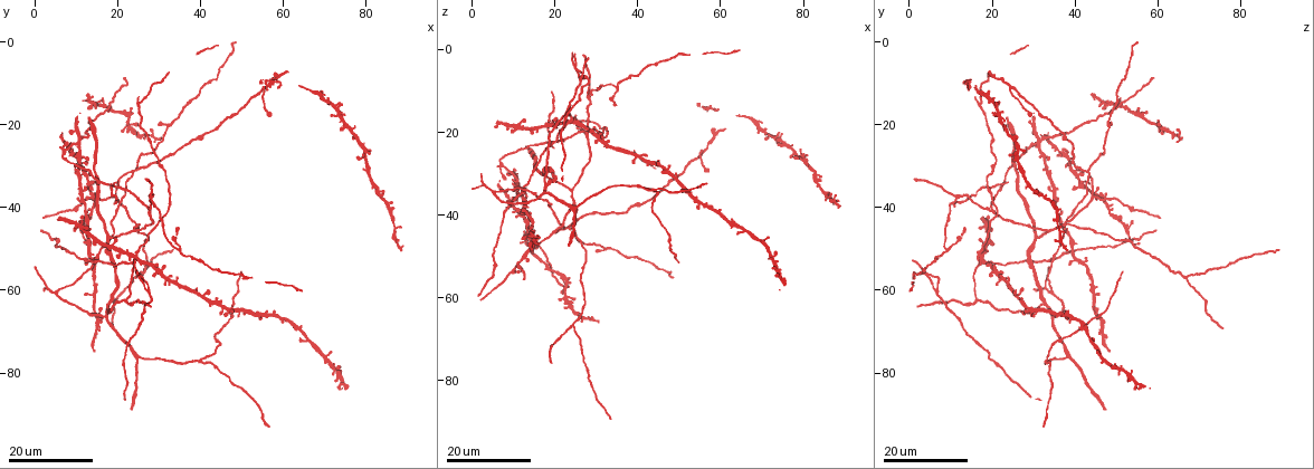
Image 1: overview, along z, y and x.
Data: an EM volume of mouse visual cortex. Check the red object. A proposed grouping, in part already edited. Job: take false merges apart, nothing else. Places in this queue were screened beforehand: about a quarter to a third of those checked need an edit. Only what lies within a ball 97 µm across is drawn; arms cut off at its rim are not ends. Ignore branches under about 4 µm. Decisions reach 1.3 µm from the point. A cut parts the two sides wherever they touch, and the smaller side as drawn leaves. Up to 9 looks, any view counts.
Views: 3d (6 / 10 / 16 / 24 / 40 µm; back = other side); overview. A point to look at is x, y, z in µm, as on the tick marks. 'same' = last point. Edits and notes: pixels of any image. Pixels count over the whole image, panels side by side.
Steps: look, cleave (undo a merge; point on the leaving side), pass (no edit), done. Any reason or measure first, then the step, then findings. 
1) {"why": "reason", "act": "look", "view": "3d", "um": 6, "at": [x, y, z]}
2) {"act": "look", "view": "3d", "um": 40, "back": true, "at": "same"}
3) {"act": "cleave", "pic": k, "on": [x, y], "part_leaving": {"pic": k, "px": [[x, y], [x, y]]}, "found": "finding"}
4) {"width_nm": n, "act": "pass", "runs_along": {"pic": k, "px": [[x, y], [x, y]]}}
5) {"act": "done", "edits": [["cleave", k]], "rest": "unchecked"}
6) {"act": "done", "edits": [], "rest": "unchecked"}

{"why": "three arms meet", "act": "look", "view": "3d", "um": 24, "at": [35.0, 51.0, 9.0]}

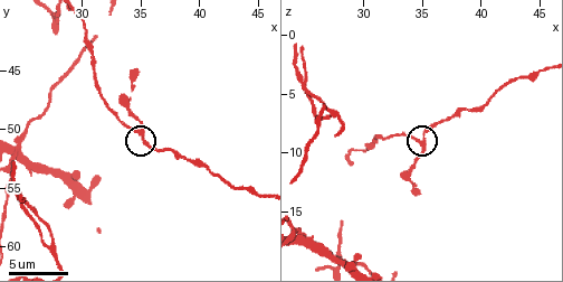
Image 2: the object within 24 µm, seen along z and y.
{"why": "zoom in", "act": "look", "view": "3d", "um": 10, "at": [35.0, 50.4, 9.2]}

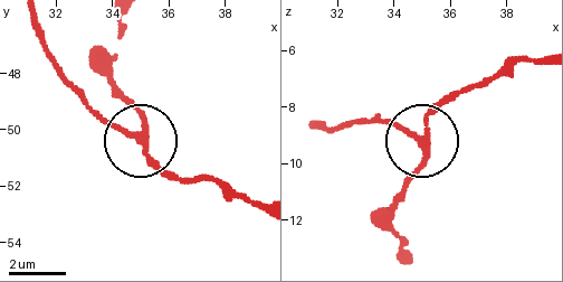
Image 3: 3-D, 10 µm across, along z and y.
{"side_arm_um": 7, "act": "pass", "runs_along": {"pic": 3, "px": [[312, 127], [384, 120], [413, 133], [420, 162], [406, 189]]}, "found": "continuous, no second neuron"}

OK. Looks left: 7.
{"why": "three-way junction", "act": "look", "view": "3d", "um": 24, "at": [27.0, 63.5, 8.5]}

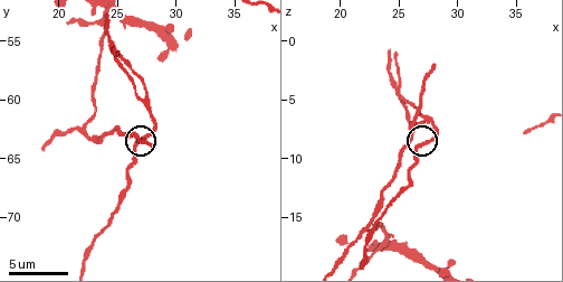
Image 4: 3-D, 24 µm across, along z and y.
{"why": "closer look", "act": "look", "view": "3d", "um": 6, "at": "same"}

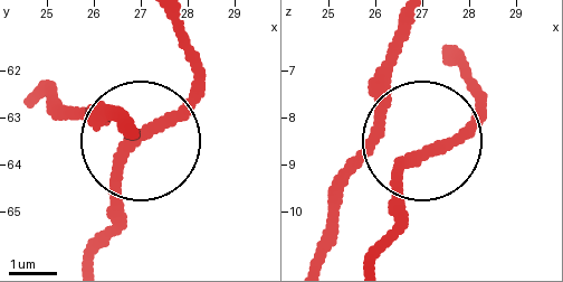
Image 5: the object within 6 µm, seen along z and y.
{"side_arm_um": 16, "act": "pass", "runs_along": {"pic": 5, "px": [[314, 259], [334, 198], [374, 150], [435, 146], [483, 94]]}, "found": "all the same neuron"}

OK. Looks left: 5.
{"why": "sudden change in width", "act": "look", "view": "3d", "um": 24, "at": [48.0, 66.0, 46.5]}

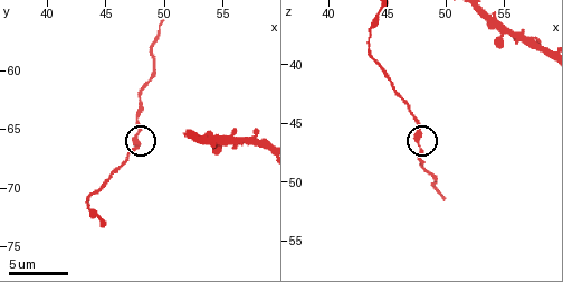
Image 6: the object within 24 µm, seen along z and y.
{"act": "look", "view": "3d", "um": 10, "at": [47.6, 65.6, 46.8]}

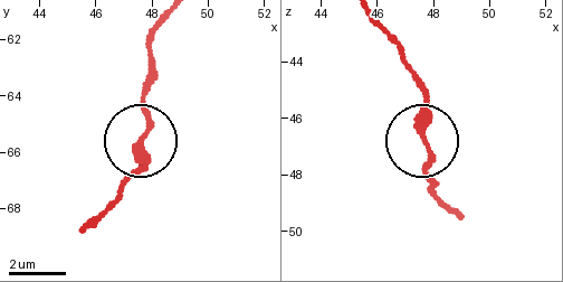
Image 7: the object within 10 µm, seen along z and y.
{"width_nm": 210, "act": "pass", "runs_along": {"pic": 7, "px": [[371, 19], [421, 84], [426, 176]]}, "found": "one neuron here"}

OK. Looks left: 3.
{"why": "looks like a crossing", "act": "look", "view": "3d", "um": 16, "at": [24.0, 31.0, 42.5]}

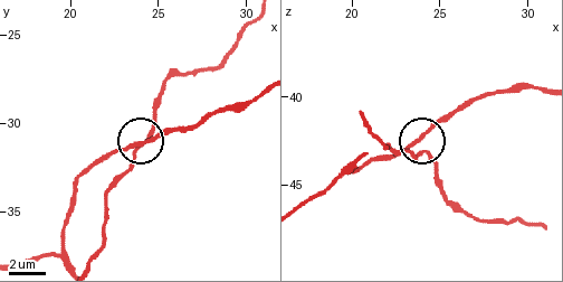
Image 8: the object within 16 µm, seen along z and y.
{"act": "look", "view": "3d", "um": 10, "at": [23.5, 31.3, 42.7]}

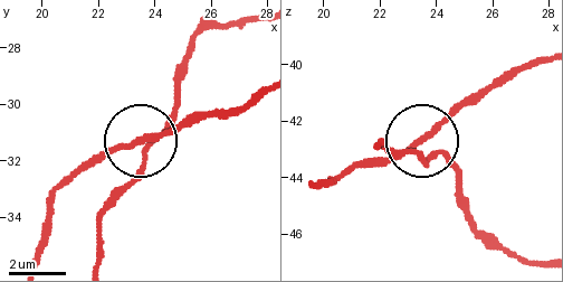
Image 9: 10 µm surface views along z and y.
{"act": "pass", "runs_along": {"pic": 9, "px": [[32, 261], [59, 189], [116, 151], [187, 124]]}, "found": "one neuron here"}

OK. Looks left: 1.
{"act": "done", "edits": [], "rest": "unchecked"}

